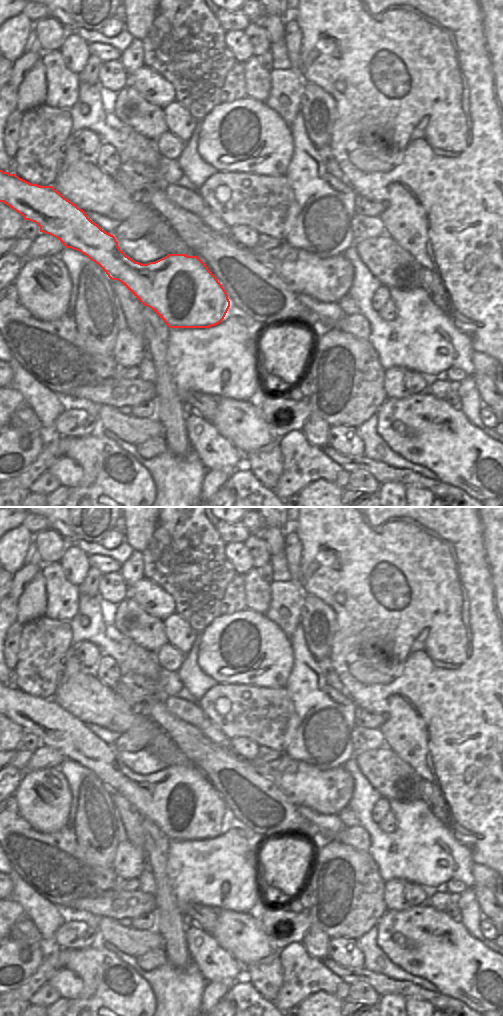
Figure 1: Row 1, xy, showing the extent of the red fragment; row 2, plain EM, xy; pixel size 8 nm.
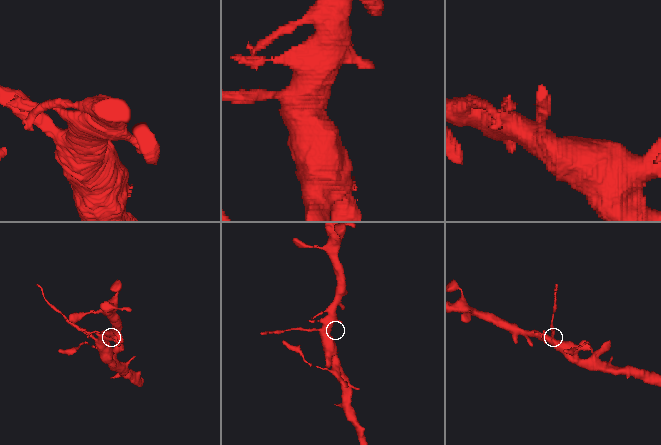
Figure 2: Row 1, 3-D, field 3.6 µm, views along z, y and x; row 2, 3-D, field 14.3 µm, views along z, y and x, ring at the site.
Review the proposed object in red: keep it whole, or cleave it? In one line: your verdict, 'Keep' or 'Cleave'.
Cleave

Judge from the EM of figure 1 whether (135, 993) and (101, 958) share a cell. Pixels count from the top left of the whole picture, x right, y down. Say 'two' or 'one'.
one

